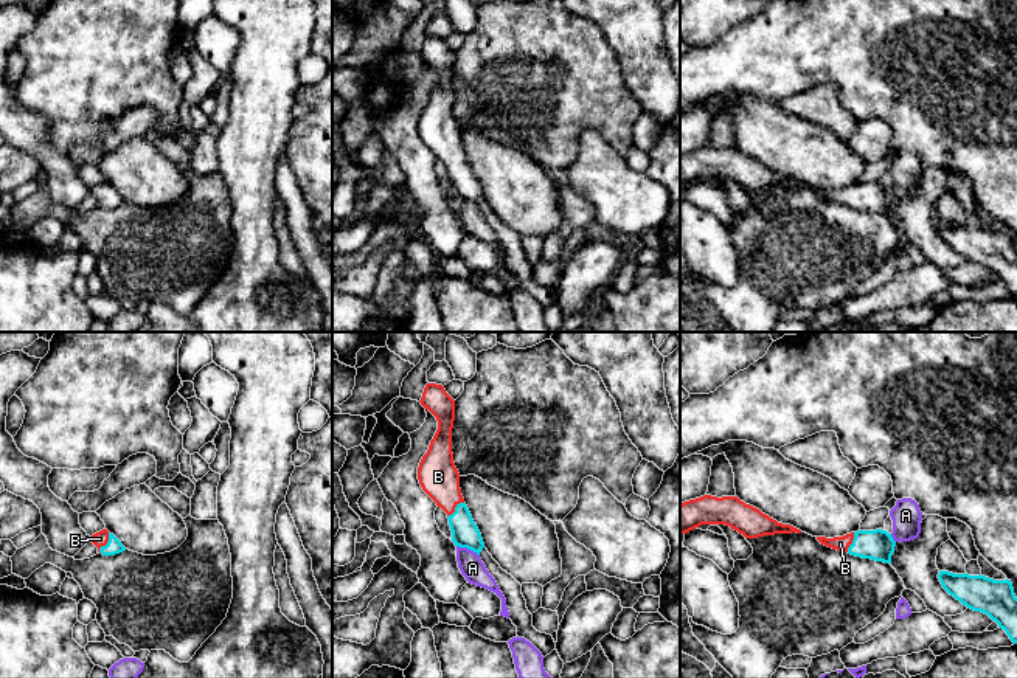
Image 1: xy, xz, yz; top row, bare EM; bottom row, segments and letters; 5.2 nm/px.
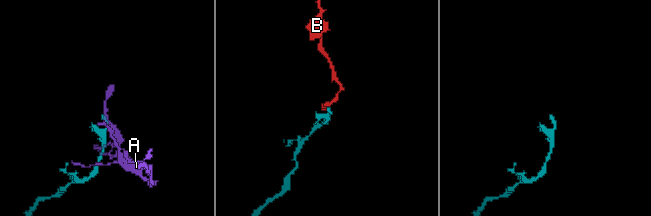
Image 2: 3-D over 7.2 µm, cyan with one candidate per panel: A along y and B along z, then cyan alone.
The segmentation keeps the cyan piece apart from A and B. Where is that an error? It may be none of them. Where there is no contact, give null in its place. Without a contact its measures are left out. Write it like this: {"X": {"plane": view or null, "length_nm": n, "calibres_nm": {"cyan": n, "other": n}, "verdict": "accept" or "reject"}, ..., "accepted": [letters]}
{"A": {"plane": "xz", "length_nm": 130, "calibres_nm": {"cyan": 140, "other": 120}, "verdict": "reject"}, "B": {"plane": "xy", "length_nm": 120, "calibres_nm": {"cyan": 80, "other": 80}, "verdict": "accept"}, "accepted": ["B"]}

